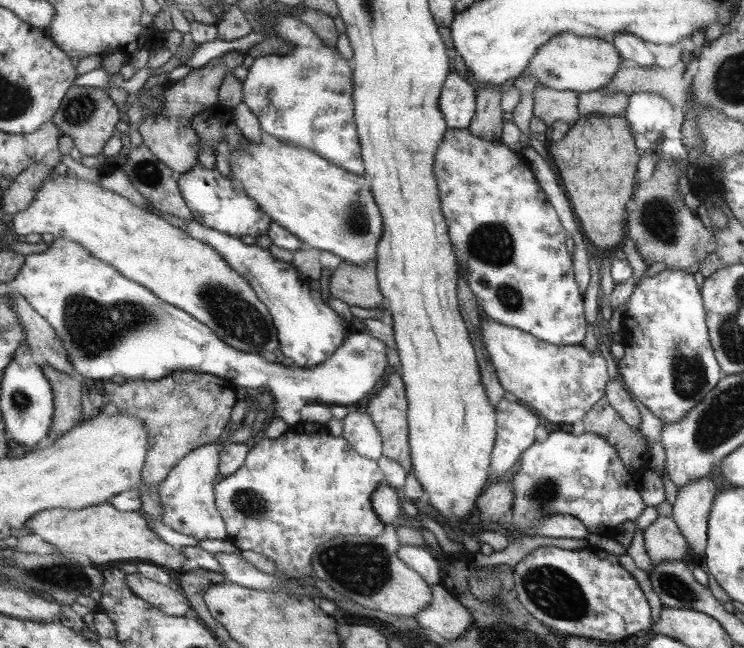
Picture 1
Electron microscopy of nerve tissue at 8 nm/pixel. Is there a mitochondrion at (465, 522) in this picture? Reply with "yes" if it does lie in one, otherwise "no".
no

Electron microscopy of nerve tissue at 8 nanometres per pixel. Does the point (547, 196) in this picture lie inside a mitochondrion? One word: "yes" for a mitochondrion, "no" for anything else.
no

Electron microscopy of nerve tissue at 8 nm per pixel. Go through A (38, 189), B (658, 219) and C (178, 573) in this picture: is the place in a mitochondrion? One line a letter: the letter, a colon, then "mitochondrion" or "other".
A: other
B: mitochondrion
C: other

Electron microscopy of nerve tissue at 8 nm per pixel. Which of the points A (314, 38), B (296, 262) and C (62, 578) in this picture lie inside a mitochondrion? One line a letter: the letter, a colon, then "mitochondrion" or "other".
A: other
B: other
C: mitochondrion

